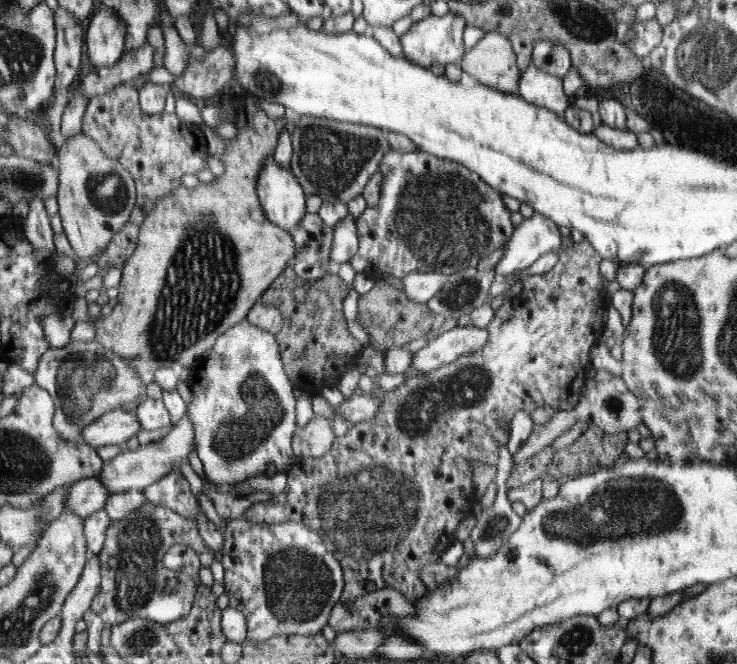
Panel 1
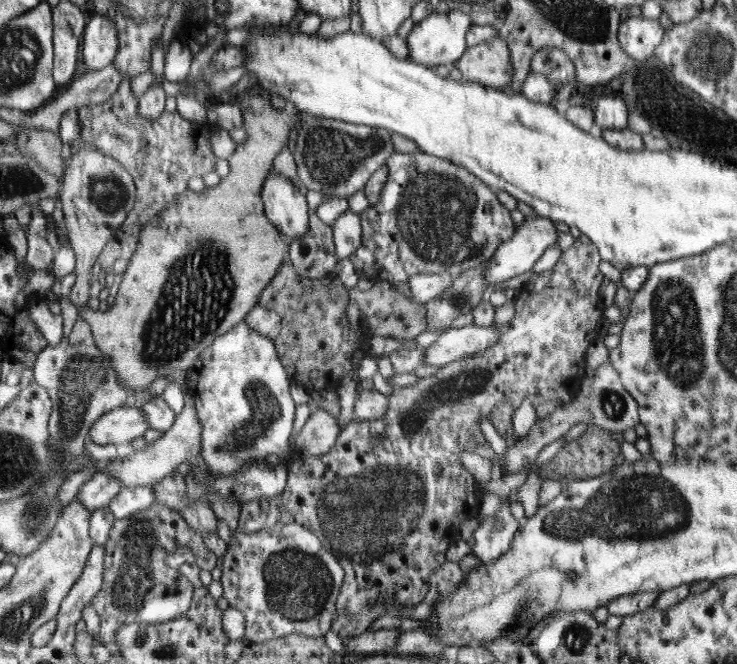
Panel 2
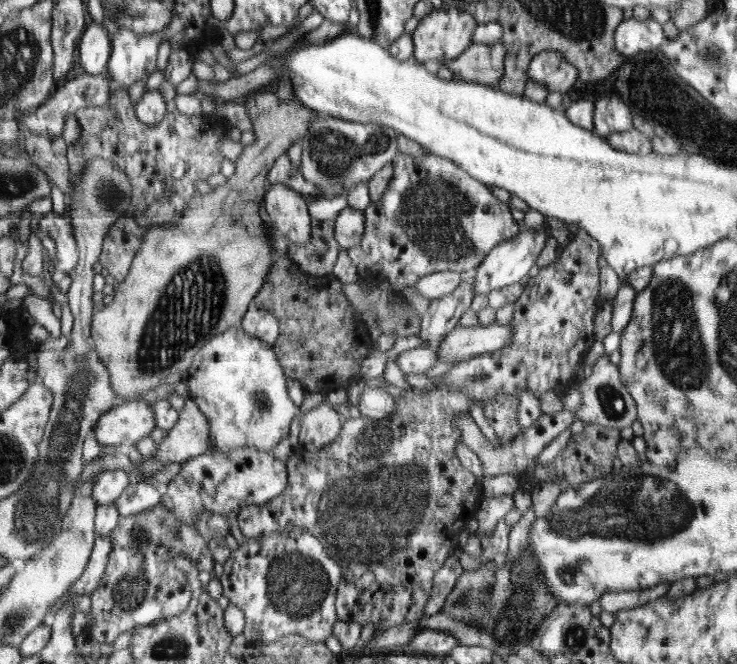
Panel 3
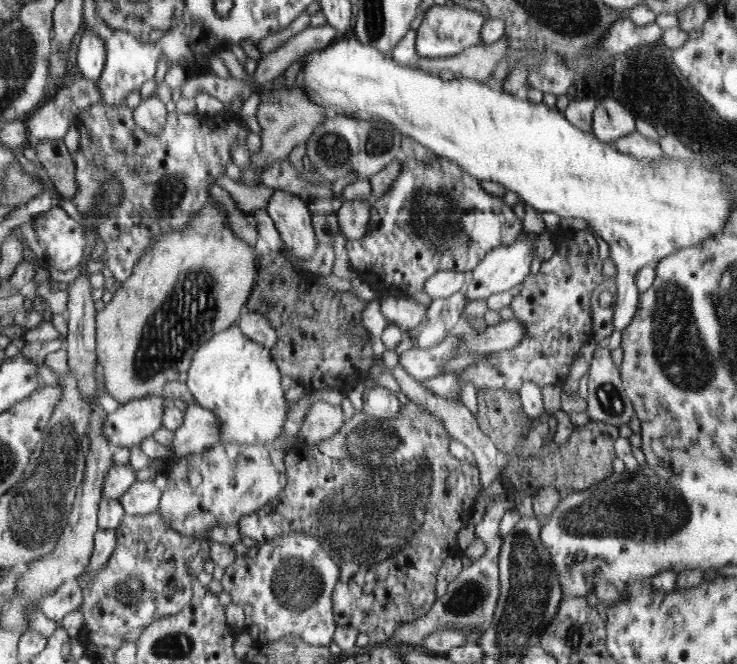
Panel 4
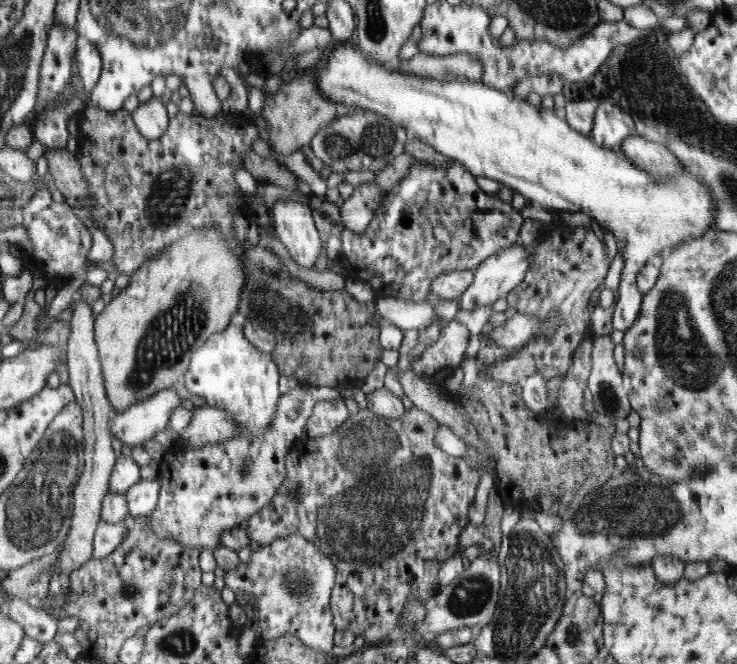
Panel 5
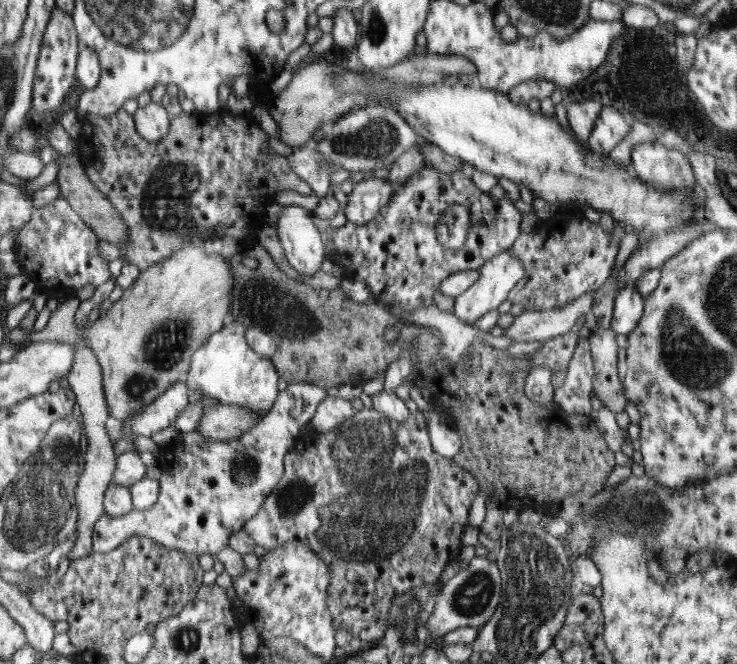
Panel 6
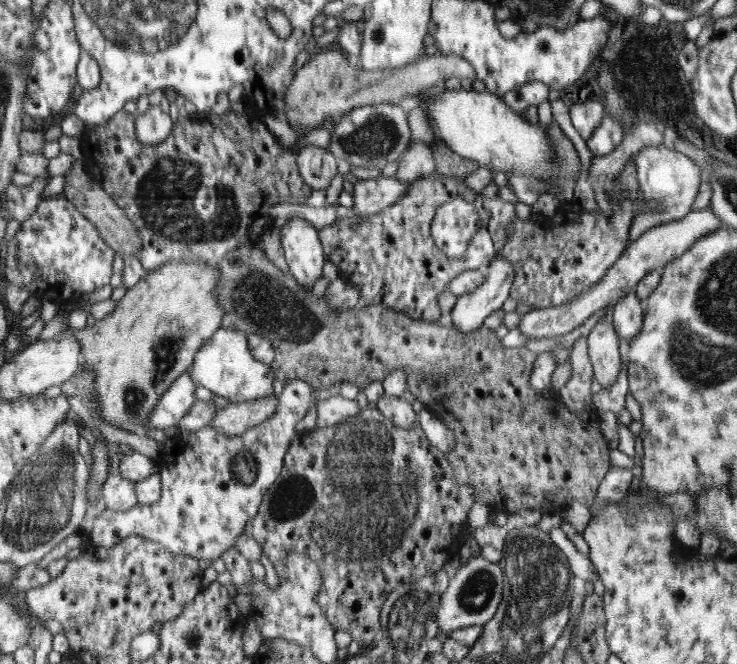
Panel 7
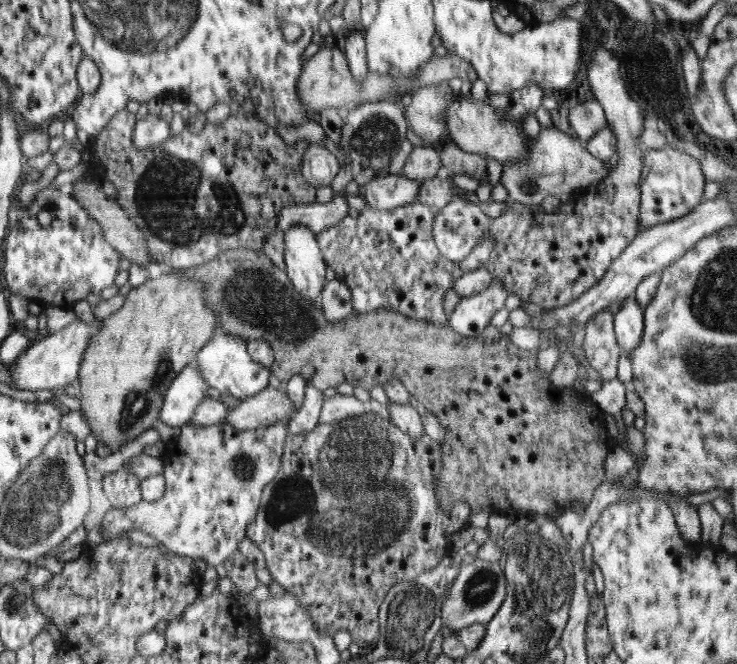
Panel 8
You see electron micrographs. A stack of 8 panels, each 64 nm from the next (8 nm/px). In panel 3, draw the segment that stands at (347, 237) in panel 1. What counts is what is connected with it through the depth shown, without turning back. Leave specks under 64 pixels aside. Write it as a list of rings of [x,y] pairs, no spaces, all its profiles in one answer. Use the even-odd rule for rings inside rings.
[[[348,205],[338,213],[334,223],[334,238],[342,250],[348,252],[352,246],[357,246],[361,242],[365,230],[363,210],[356,210]]]

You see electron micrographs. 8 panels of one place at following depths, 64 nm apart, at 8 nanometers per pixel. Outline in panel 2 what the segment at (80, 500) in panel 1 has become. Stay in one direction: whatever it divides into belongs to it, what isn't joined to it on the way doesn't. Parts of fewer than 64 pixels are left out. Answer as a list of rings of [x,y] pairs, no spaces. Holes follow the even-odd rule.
[[[98,471],[80,487],[76,498],[80,499],[84,506],[93,512],[96,509],[108,508],[122,488],[122,483],[116,477]]]

